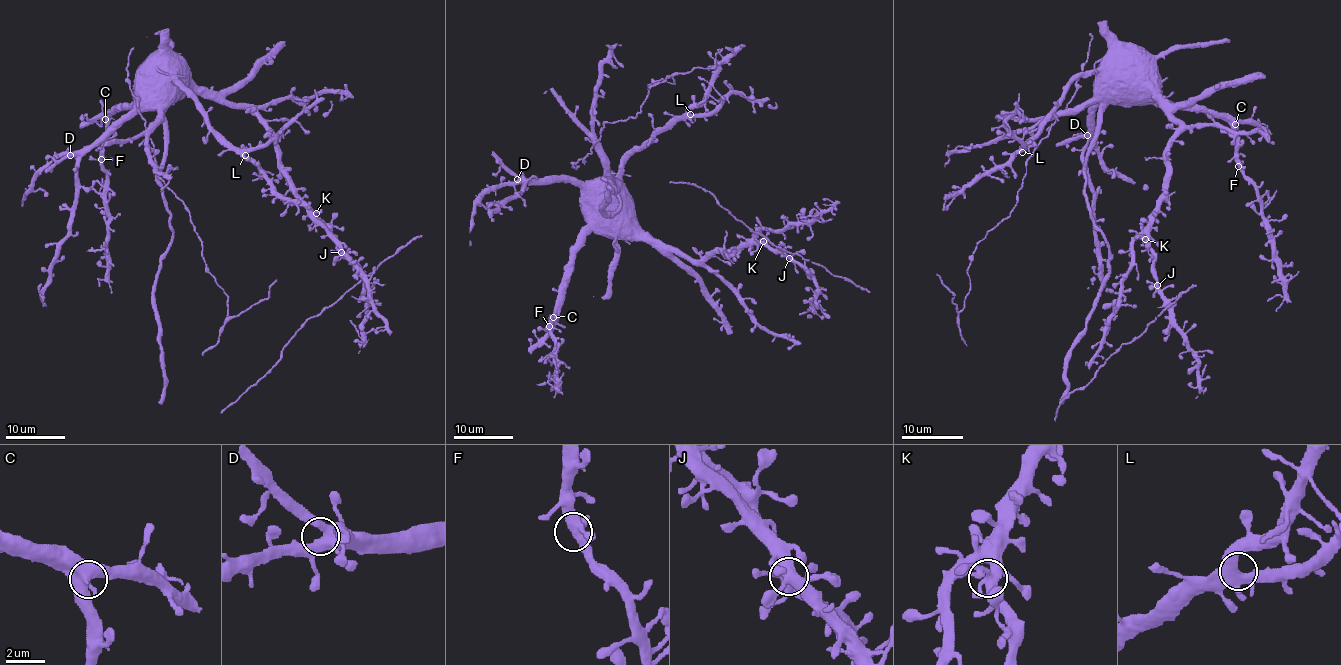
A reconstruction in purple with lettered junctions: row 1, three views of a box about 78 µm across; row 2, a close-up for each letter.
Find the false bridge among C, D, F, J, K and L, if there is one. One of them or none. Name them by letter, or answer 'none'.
none

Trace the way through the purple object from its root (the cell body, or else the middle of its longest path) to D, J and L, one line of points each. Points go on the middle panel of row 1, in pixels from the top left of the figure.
D: (674, 252), (643, 239), (609, 208), (597, 204), (569, 182), (537, 184), (517, 179)
J: (674, 252), (699, 259), (711, 251), (726, 254), (734, 248), (760, 244), (778, 249), (789, 258)
L: (674, 252), (650, 237), (638, 224), (634, 203), (622, 181), (622, 165), (662, 130), (690, 114)

